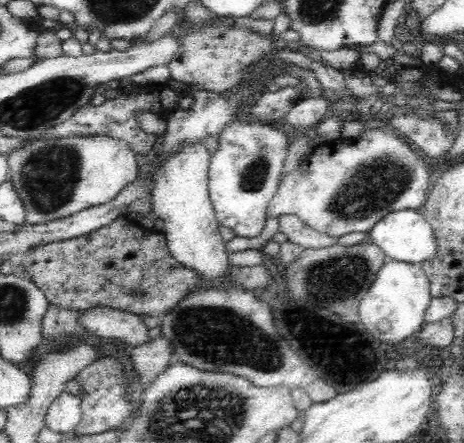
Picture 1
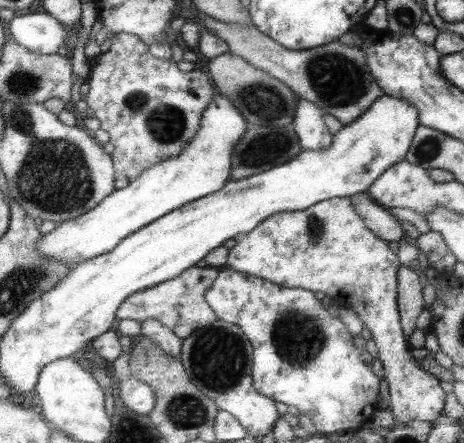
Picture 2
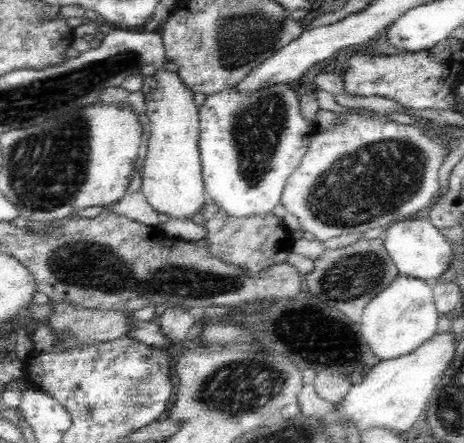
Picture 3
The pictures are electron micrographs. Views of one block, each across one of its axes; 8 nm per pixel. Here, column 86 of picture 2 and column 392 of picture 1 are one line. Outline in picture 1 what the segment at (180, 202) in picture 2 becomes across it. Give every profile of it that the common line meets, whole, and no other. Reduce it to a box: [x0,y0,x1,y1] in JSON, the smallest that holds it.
[368,210,438,266]

